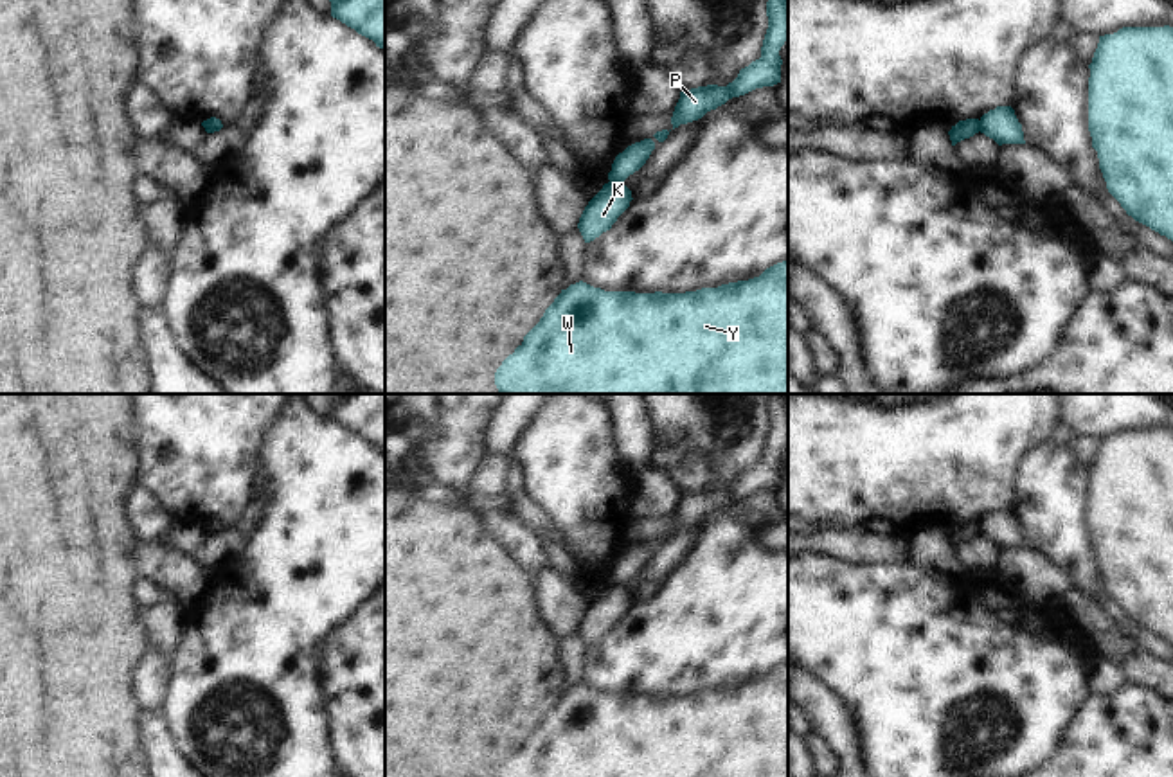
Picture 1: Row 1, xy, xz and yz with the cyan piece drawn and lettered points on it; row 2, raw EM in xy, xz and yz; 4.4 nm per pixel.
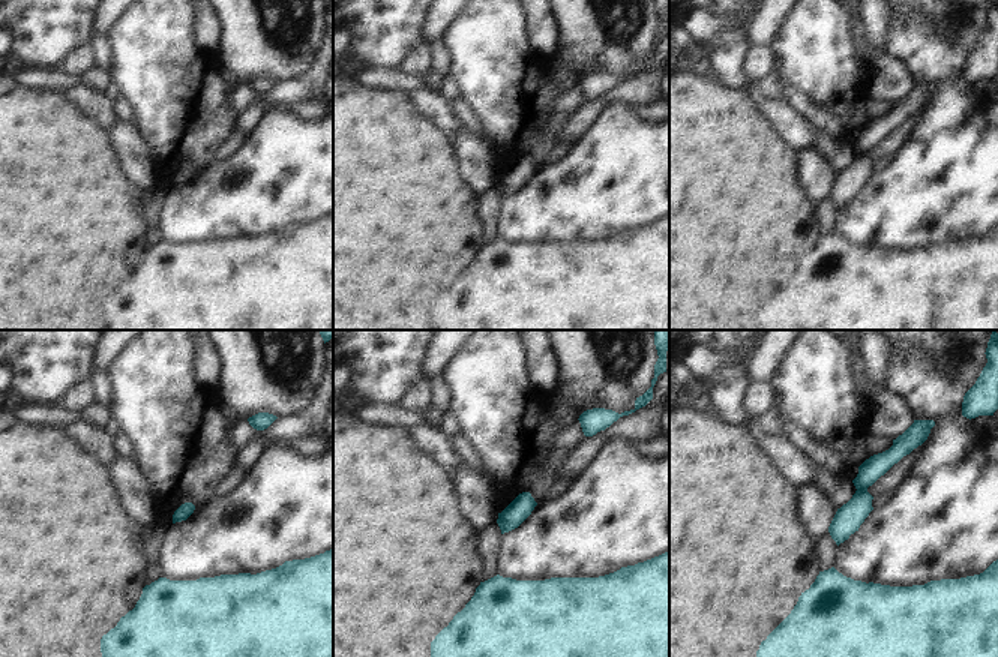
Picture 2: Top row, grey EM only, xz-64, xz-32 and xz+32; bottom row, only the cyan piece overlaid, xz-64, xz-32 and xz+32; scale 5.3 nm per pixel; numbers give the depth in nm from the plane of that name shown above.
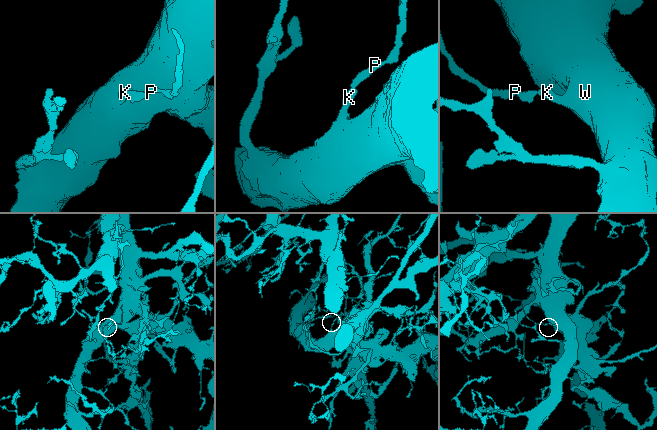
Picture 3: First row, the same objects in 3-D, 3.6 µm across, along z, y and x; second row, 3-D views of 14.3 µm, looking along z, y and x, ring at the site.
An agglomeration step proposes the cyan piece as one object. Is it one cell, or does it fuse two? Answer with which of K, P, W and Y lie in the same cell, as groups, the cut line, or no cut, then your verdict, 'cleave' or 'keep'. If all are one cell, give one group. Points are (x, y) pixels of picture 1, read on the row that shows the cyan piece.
K W Y / P; cut in xz along (610, 180), (623, 184); cleave

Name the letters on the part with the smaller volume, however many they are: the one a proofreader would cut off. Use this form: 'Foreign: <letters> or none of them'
Foreign: P

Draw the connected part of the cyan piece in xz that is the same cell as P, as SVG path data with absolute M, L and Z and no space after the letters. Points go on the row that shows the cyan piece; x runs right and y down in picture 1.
M768 0L766 16L768 29L763 40L761 58L741 68L738 77L727 86L707 85L680 92L671 117L671 130L702 119L707 112L716 110L732 97L781 83L783 59L779 50L788 40L788 0Z

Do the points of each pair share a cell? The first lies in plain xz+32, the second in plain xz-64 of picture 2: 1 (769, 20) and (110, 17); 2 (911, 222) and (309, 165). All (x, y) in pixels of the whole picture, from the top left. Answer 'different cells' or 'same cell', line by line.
1: same cell
2: same cell

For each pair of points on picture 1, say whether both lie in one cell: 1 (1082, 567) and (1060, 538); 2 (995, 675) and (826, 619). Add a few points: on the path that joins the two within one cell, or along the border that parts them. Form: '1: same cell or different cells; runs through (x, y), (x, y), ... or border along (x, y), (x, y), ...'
1: same cell; runs through (1078, 560), (1067, 545)
2: same cell; runs through (954, 675), (934, 675), (889, 639), (868, 634)

